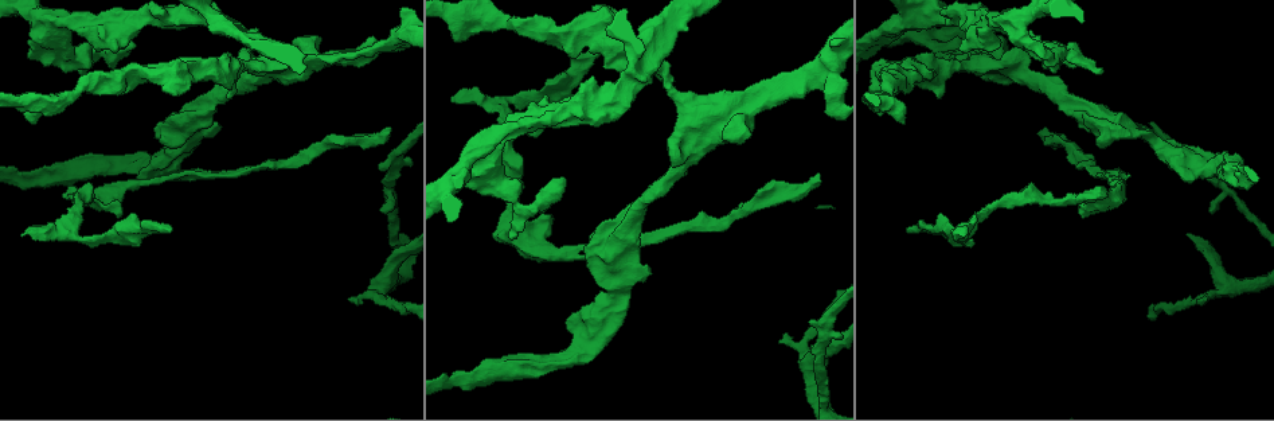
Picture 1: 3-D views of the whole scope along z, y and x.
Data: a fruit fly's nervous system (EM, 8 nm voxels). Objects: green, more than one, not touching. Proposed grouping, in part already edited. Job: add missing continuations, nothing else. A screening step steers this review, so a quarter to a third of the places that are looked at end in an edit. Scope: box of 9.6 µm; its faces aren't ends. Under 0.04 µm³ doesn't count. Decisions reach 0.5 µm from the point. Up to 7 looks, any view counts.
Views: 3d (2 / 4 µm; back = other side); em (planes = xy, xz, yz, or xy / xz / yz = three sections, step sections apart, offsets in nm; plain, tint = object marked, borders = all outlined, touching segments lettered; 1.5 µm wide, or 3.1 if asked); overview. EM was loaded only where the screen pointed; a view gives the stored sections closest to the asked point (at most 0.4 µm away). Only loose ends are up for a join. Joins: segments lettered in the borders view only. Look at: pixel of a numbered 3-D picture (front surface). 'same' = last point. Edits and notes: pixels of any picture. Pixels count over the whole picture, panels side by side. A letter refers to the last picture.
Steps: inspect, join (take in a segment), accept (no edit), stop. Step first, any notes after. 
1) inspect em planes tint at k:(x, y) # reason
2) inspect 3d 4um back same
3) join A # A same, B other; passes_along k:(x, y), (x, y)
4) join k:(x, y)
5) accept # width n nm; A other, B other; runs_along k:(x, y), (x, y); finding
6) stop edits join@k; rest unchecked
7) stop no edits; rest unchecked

inspect em planes borders at 1:(83, 71) # branch stops here

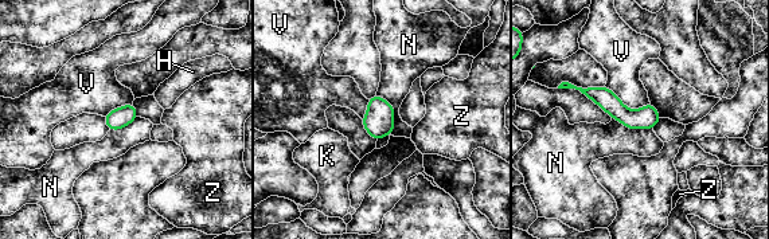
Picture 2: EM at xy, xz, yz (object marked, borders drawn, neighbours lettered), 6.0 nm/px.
accept # width 120 nm; H other, K other, N other, V other, Z other; border 2:(377, 93), (393, 108), (391, 134); no lettered segment goes on from it

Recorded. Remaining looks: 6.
inspect em planes plain at 1:(1210, 213) # branch stops here

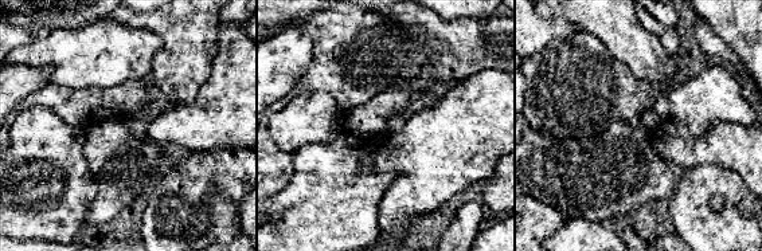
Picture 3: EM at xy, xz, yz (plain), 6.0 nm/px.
inspect em planes borders same # what lies round it

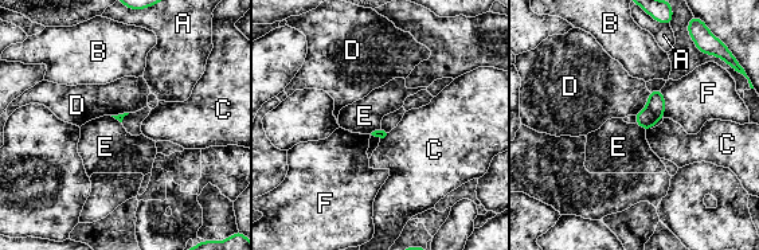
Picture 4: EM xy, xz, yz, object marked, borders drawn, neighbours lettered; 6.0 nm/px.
accept # A other, B other, C other, D other, E other, F other; border 4:(380, 127), (370, 133); no lettered segment goes on from it

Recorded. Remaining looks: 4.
inspect em planes borders at 1:(908, 229) # branch stops here

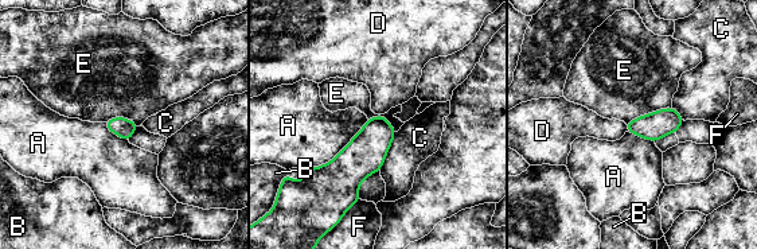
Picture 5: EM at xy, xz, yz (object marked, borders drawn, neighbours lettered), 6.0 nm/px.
accept # width 120 nm; A other, B other, C other, D other, E other, F other; border 5:(671, 105), (640, 115), (625, 124); no lettered segment goes on from it

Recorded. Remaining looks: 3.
stop no edits; rest unchecked

